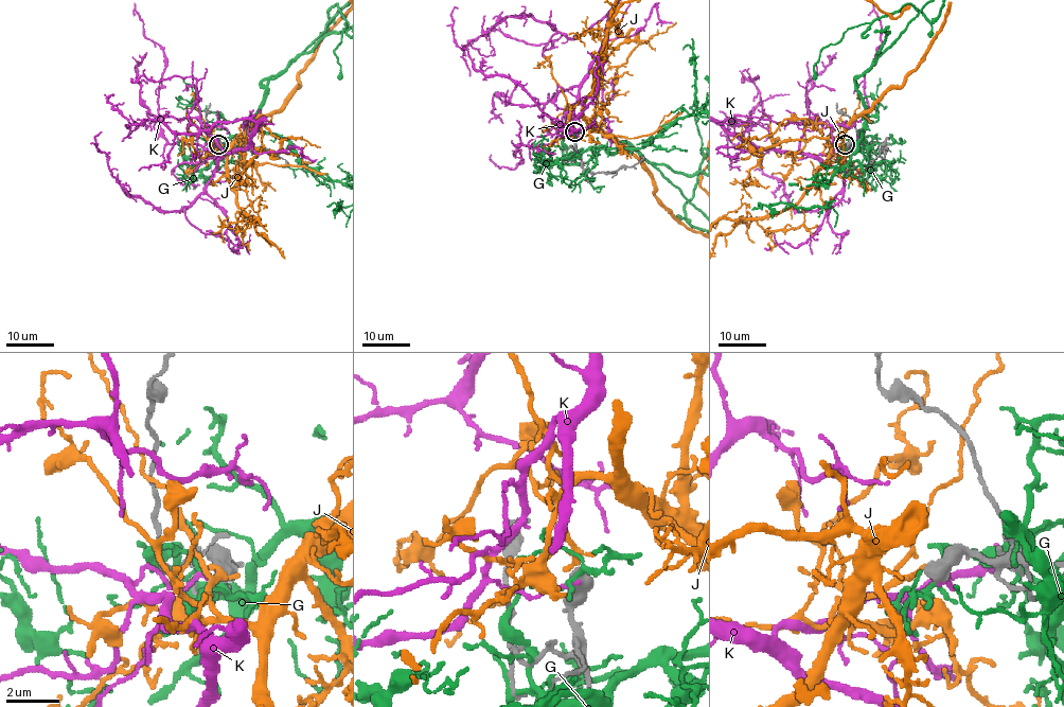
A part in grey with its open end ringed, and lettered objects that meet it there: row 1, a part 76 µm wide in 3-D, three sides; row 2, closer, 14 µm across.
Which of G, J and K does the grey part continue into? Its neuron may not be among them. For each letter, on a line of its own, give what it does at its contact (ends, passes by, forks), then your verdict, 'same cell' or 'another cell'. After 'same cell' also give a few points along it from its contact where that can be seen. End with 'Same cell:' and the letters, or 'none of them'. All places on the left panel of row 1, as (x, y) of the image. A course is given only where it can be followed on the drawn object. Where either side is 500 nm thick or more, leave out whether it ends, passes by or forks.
G: another cell
J: same cell
K: another cell
Same cell: J

